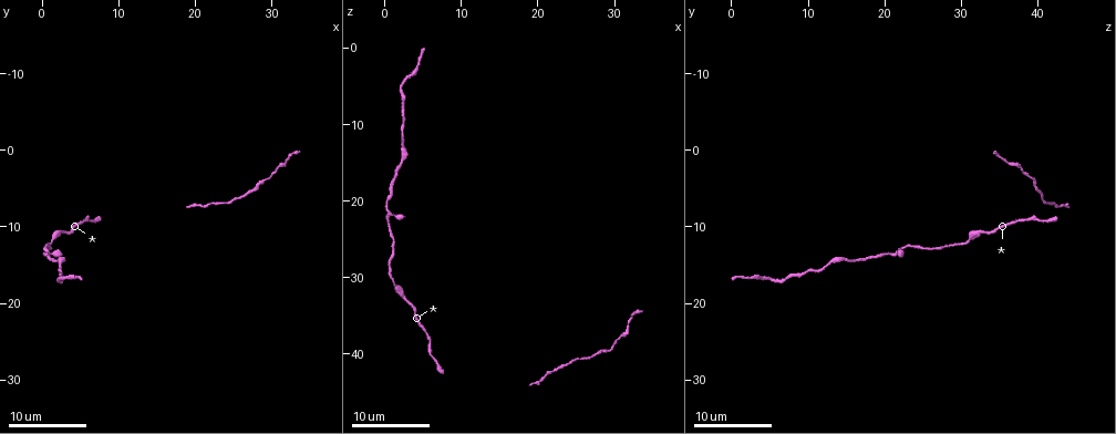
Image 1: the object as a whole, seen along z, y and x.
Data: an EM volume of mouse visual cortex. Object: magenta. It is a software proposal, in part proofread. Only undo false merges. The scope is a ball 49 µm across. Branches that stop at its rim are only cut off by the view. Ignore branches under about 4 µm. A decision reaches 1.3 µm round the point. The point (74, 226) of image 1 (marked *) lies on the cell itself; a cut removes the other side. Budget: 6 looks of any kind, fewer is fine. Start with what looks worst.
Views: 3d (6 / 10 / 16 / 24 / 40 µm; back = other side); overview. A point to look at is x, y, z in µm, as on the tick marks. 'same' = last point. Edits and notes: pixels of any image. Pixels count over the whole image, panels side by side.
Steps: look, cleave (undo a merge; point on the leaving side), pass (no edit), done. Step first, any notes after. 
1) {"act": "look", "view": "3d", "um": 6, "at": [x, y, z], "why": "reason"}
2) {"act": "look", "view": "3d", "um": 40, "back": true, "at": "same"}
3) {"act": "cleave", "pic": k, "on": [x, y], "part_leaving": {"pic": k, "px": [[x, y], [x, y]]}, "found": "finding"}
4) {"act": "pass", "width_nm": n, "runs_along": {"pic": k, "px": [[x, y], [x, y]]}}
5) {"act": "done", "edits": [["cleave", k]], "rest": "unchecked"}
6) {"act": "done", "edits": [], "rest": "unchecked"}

{"act": "look", "view": "3d", "um": 16, "at": [0.5, 13.0, 22.5], "why": "sudden change in width"}

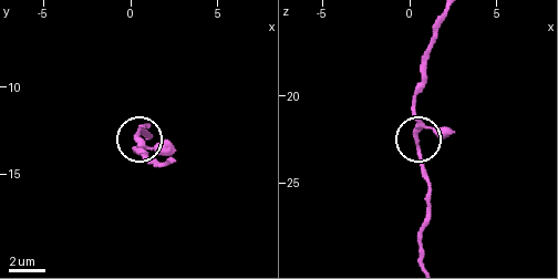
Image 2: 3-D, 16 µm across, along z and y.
{"act": "pass", "runs_along": {"pic": 2, "px": [[422, 260], [421, 229], [430, 179], [416, 135], [416, 96]]}, "found": "one cell here"}

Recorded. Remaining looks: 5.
{"act": "look", "view": "3d", "um": 10, "at": [1.5, 11.5, 31.0]}

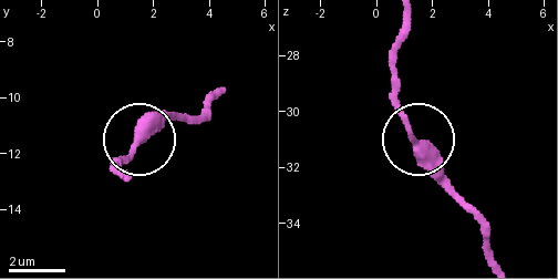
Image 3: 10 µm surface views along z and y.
{"act": "look", "view": "3d", "um": 10, "back": true, "at": [1.4, 11.7, 31.1]}

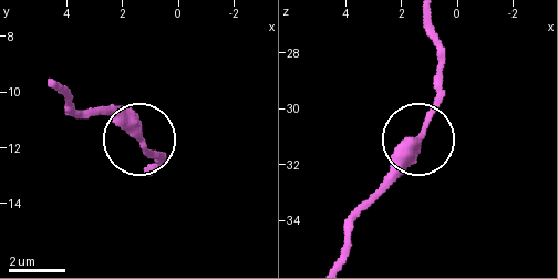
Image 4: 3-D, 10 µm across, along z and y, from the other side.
{"act": "pass", "found": "one cell here"}

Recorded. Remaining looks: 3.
{"act": "look", "view": "3d", "um": 10, "at": [2.0, 14.5, 15.0]}

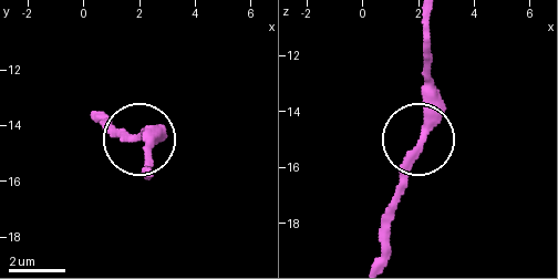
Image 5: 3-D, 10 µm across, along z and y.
{"act": "pass", "runs_along": {"pic": 5, "px": [[375, 256], [385, 214], [423, 127], [423, 80]]}, "found": "all the same cell"}

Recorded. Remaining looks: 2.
{"act": "done", "edits": [], "rest": "unchecked"}

